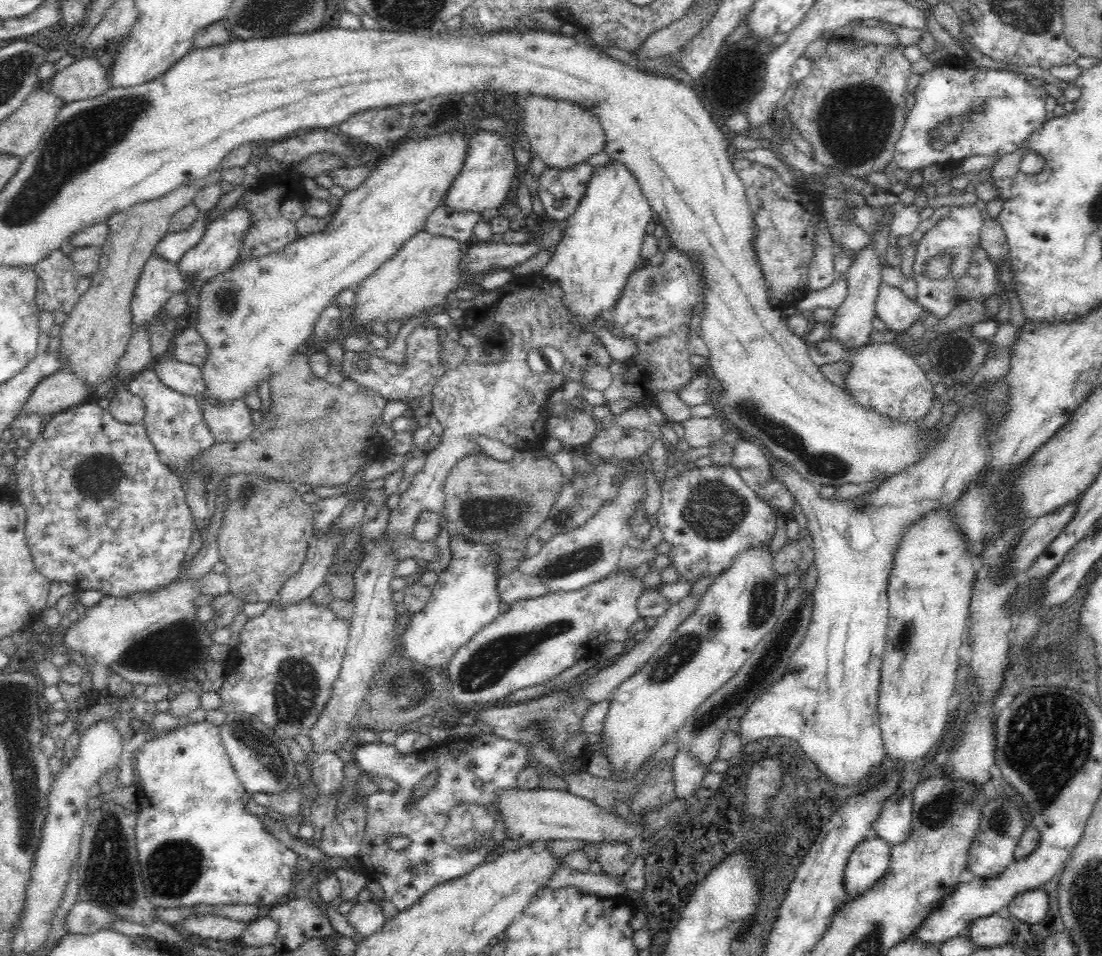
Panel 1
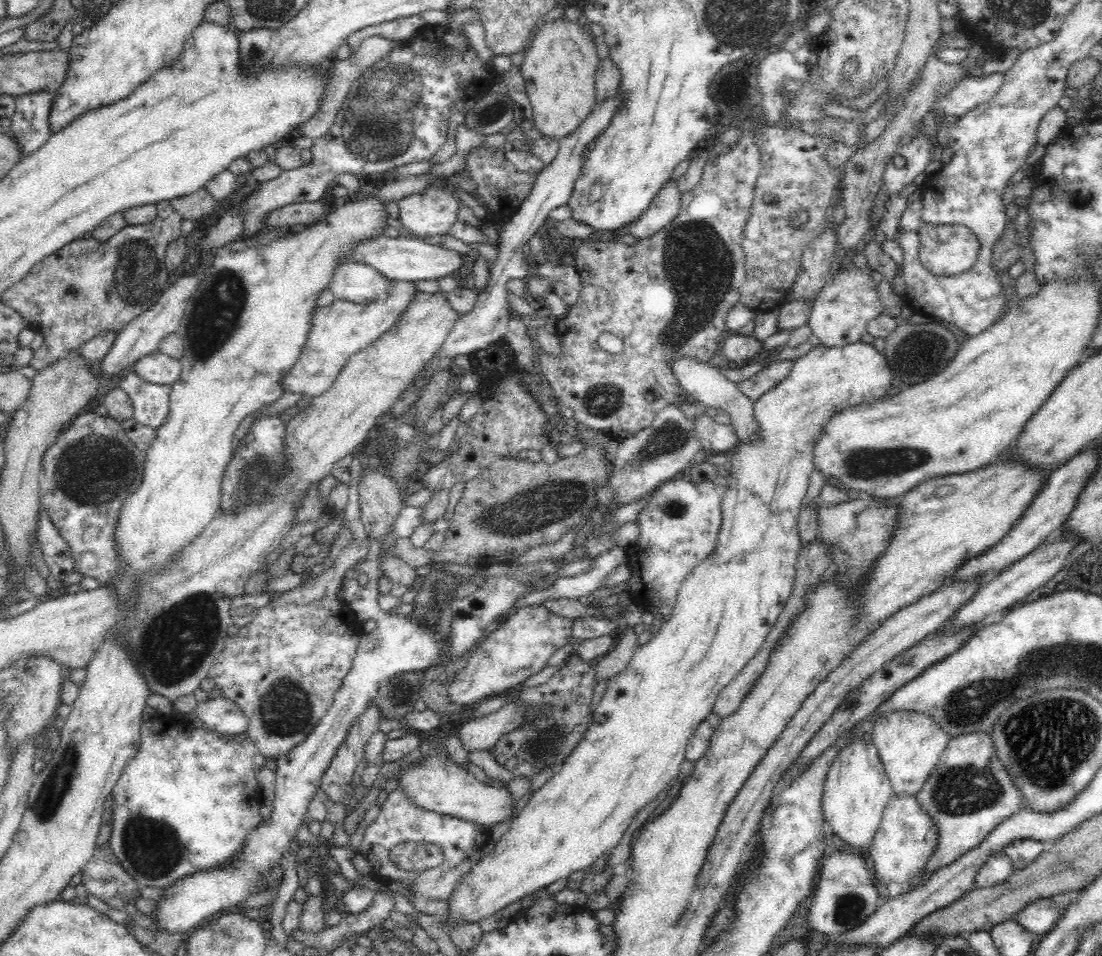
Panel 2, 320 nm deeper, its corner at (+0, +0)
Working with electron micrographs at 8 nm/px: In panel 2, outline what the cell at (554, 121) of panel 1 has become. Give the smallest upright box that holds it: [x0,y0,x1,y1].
[521,17,600,139]

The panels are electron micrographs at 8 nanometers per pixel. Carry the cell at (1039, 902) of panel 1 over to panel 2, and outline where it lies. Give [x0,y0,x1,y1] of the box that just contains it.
[1018,898,1060,933]

